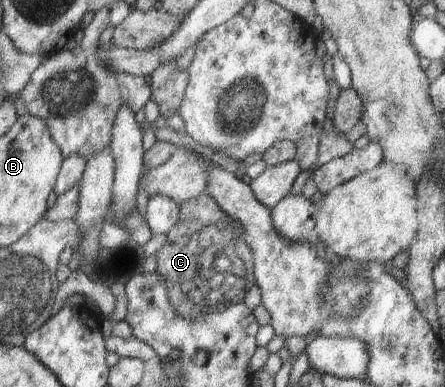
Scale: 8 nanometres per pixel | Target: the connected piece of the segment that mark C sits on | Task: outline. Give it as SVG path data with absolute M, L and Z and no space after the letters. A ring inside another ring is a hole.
M208 193L185 201L179 205L176 225L167 233L167 241L155 253L157 273L168 285L170 303L182 317L198 317L202 313L224 311L234 304L242 303L246 291L255 284L253 253L244 239L244 225L231 215L226 215L216 200Z

